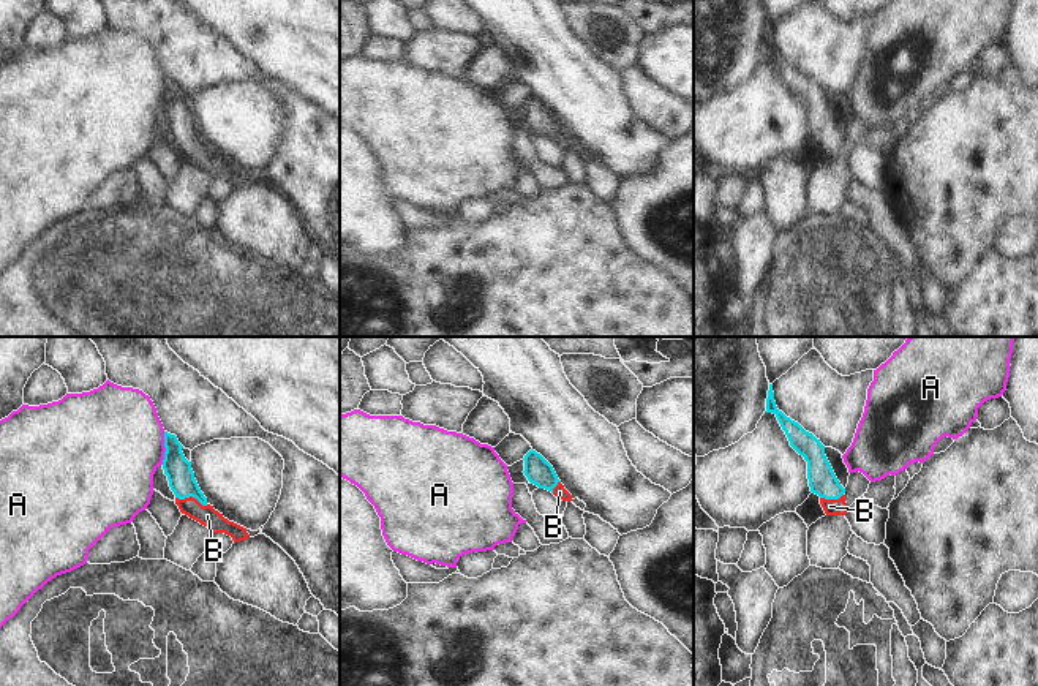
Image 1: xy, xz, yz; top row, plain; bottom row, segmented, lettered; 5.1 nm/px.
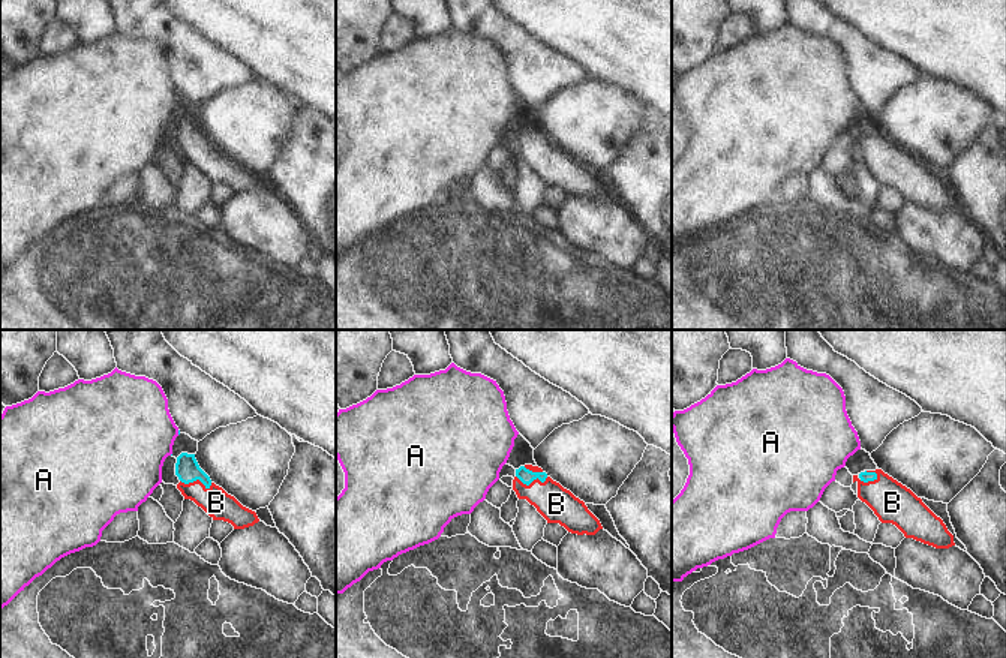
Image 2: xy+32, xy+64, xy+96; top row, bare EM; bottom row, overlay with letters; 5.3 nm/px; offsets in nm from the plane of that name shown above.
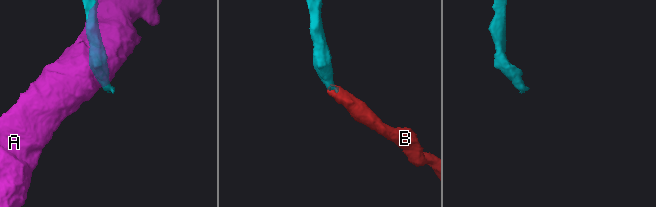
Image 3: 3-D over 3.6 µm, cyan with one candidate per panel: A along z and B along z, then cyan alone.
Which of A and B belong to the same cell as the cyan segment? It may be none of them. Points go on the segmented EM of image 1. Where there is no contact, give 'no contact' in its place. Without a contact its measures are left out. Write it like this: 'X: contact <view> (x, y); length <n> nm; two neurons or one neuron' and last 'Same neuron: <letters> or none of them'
A: contact xy (165, 446); length 170 nm; two neurons
B: contact xy (191, 495); length 170 nm; one neuron
Same neuron: B

